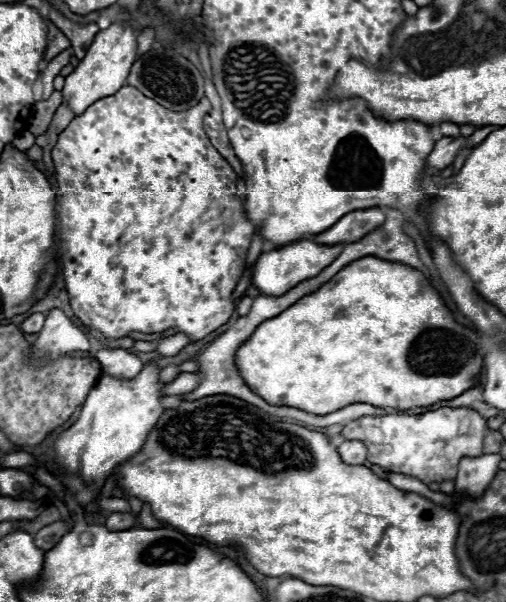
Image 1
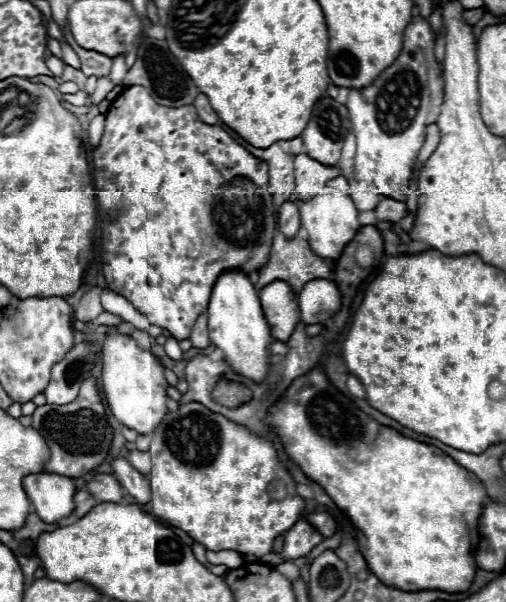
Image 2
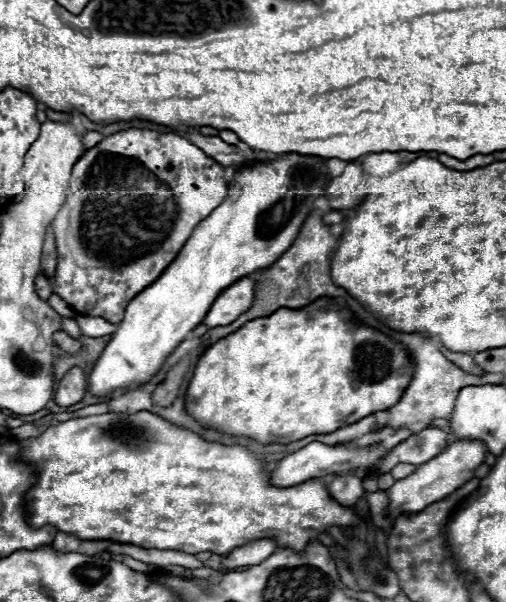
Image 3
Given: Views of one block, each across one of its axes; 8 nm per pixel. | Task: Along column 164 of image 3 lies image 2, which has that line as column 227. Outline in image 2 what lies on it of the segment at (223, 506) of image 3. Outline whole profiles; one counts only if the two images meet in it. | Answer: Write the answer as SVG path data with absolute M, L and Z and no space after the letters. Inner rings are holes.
M198 402L180 404L176 412L168 412L150 438L148 452L152 468L148 480L152 490L152 514L184 530L196 542L204 544L206 550L236 550L244 556L254 554L262 558L272 552L274 538L294 526L304 512L304 500L296 492L296 482L278 460L274 446Z

